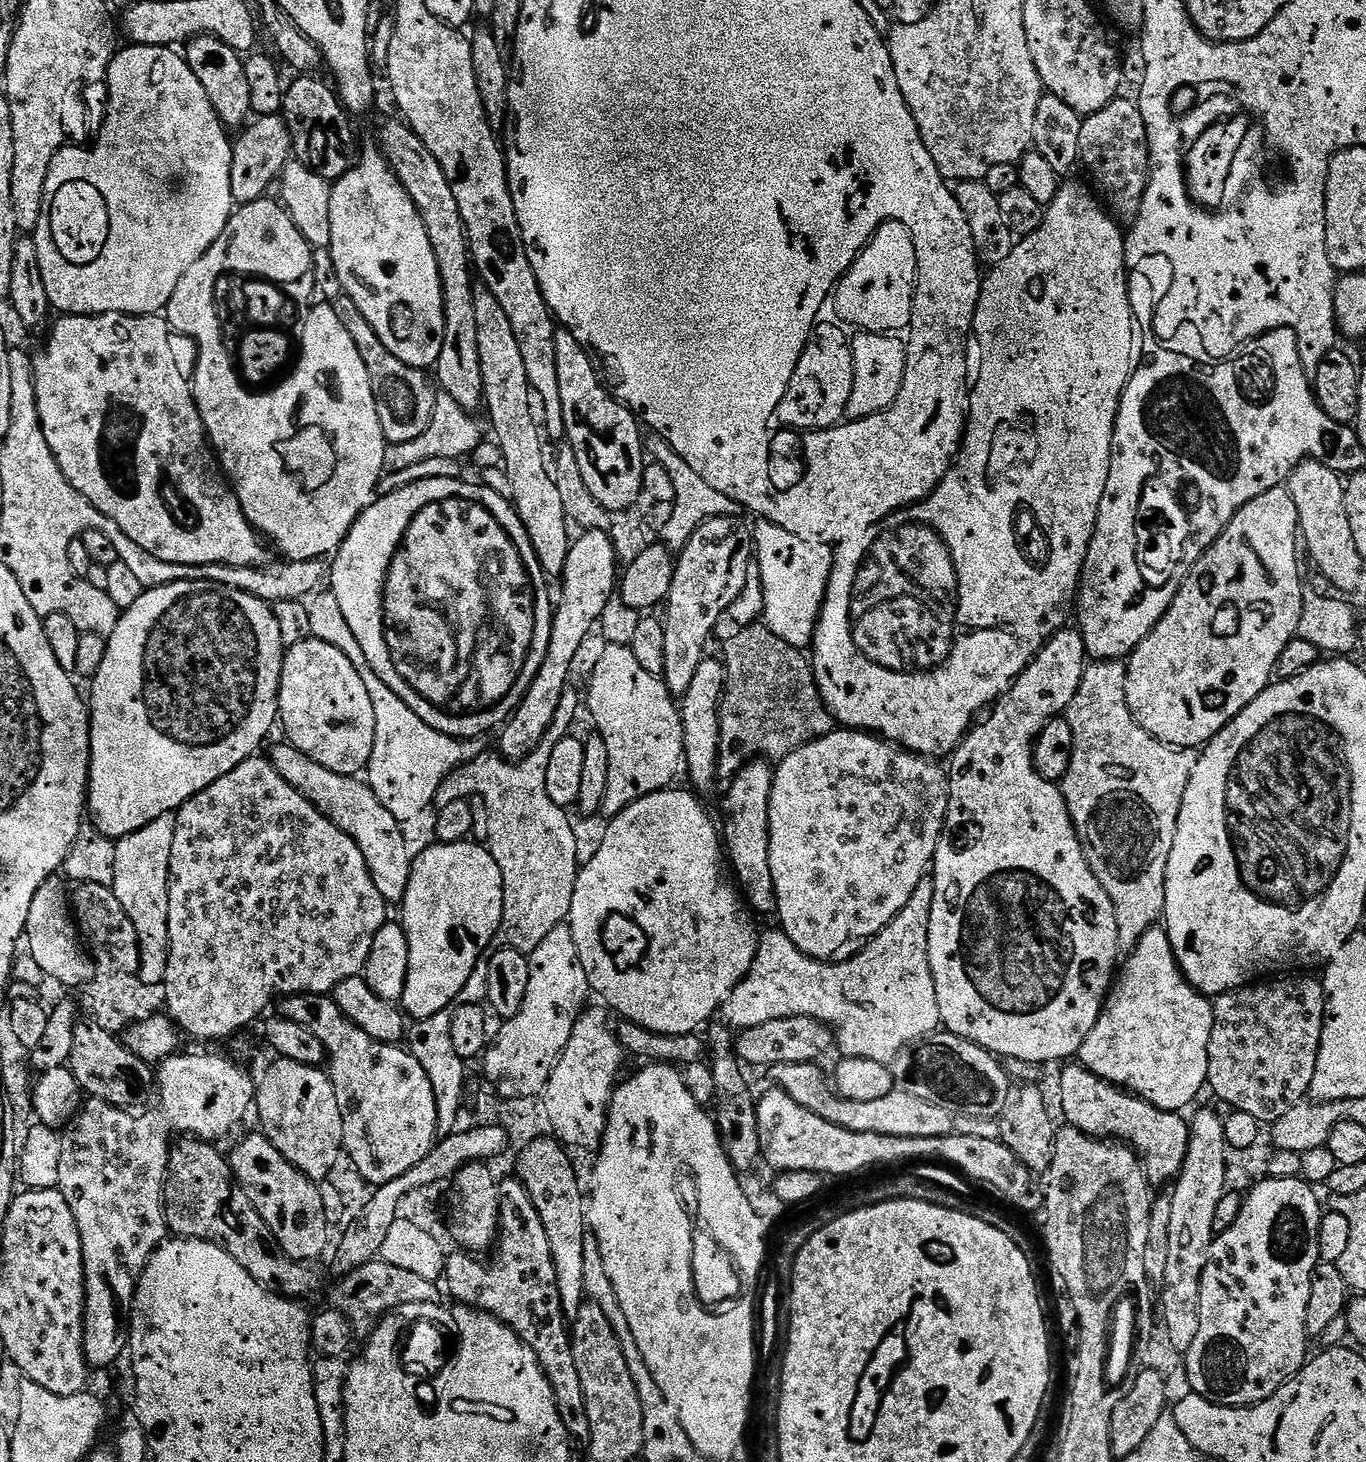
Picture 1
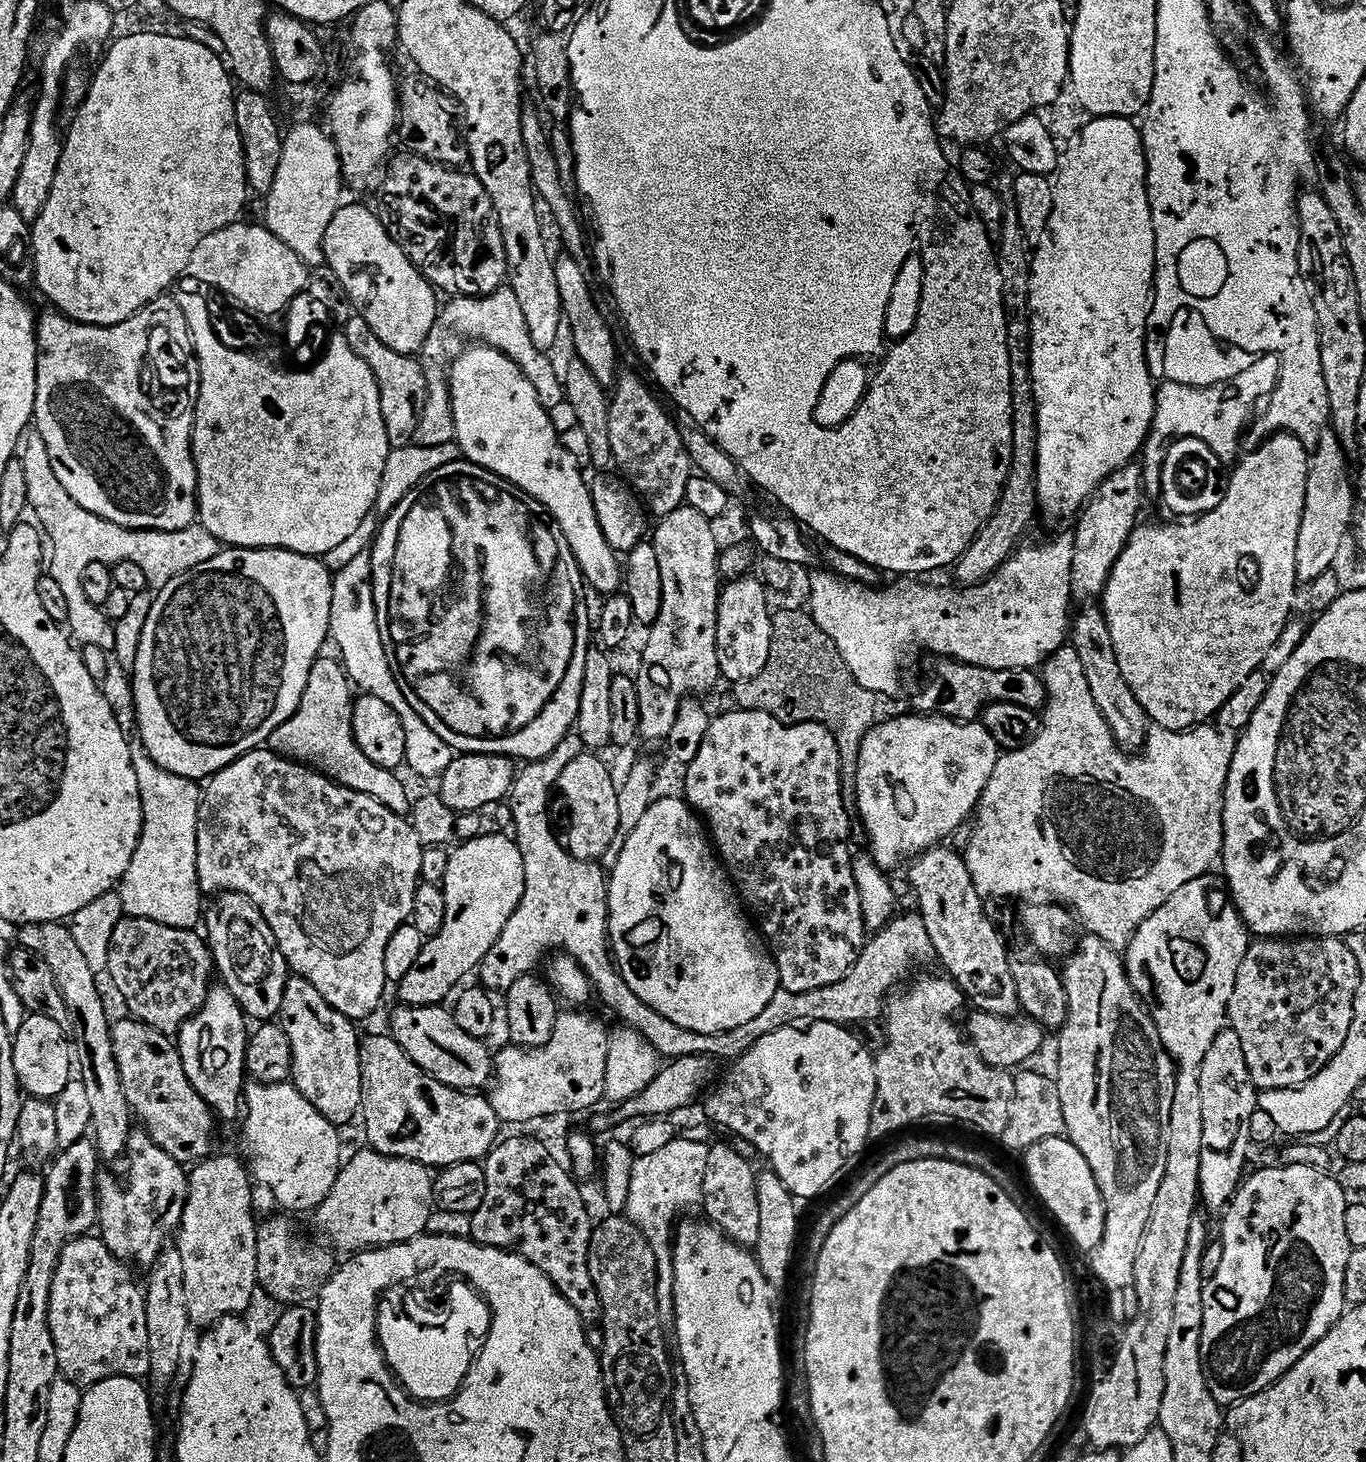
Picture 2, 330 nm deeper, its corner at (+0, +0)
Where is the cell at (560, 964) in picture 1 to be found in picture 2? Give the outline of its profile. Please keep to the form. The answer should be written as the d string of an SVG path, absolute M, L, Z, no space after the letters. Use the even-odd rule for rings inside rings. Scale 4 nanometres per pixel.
M568 1010L572 1012L561 1011L556 1018L556 1025L554 1026L554 1034L550 1038L550 1042L546 1042L546 1046L541 1048L522 1048L519 1046L507 1046L494 1056L494 1083L490 1088L490 1099L492 1101L492 1109L494 1114L500 1119L501 1125L508 1126L508 1124L528 1124L531 1120L544 1120L547 1116L564 1116L567 1112L584 1112L587 1108L589 1110L595 1109L596 1103L599 1100L605 1099L604 1083L606 1082L606 1054L608 1053L608 1041L610 1039L609 1033L604 1033L604 1028L596 1020L591 1020L588 1016L583 1016L583 1011Z

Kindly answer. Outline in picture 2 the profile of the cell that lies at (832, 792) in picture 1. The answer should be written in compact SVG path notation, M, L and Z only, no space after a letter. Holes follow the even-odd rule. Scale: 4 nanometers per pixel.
M935 714L911 715L873 724L864 735L854 769L856 808L872 843L870 855L881 870L896 868L903 860L911 861L943 845L951 832L958 831L967 820L969 823L1002 755L1002 749L980 722L961 722Z

